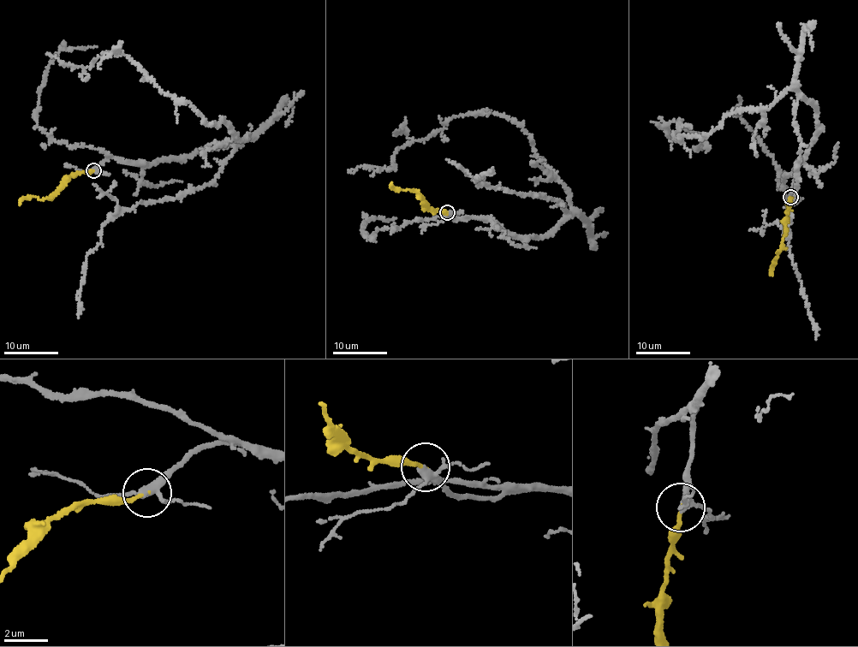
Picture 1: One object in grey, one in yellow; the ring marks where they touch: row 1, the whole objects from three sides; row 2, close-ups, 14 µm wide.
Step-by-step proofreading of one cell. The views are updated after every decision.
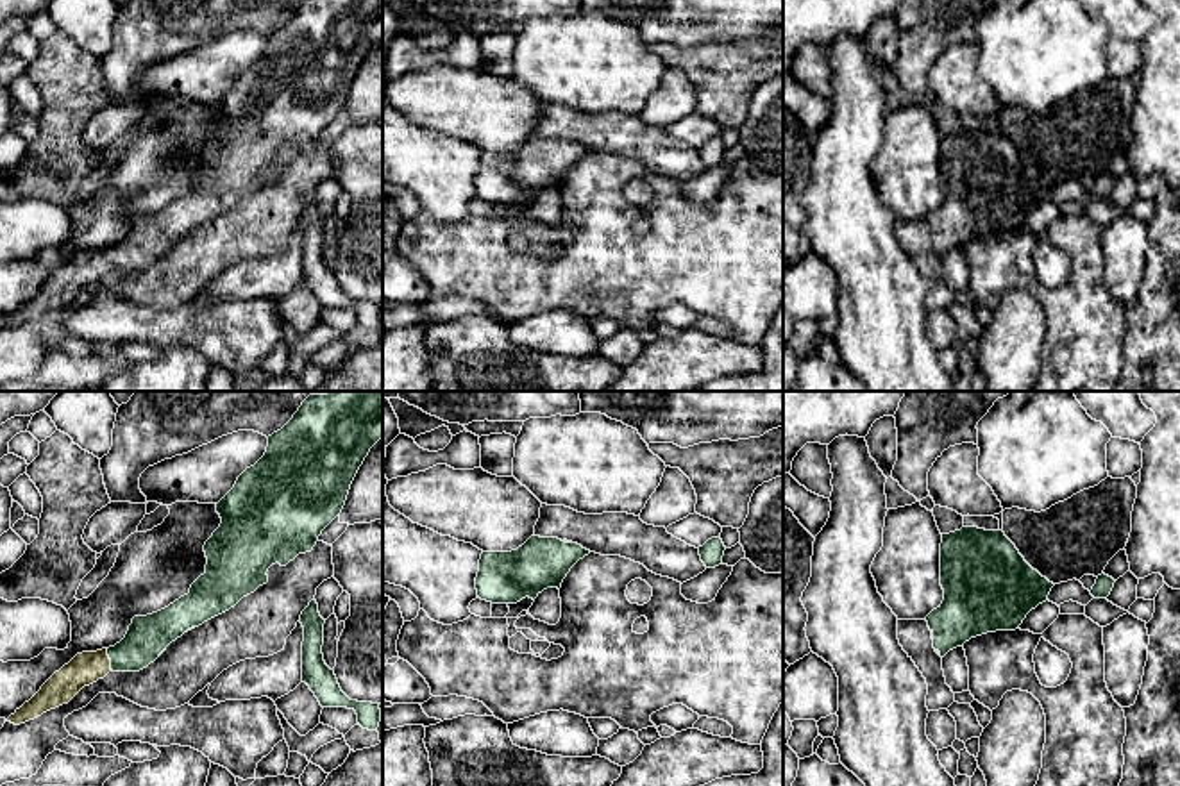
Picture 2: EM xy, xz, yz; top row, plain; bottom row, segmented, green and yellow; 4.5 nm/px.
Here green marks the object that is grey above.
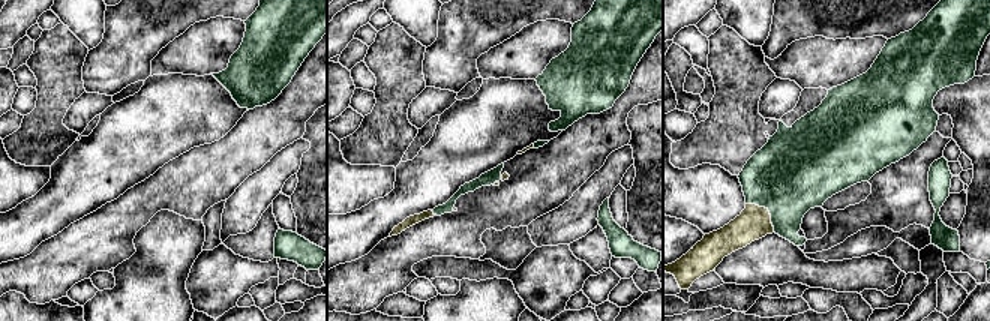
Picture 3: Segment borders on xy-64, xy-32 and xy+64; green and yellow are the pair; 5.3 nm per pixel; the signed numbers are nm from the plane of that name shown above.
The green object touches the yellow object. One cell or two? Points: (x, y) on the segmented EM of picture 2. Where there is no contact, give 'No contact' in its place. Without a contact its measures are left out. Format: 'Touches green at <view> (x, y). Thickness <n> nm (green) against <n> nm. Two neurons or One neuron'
Touches green at xy (111, 660). Thickness 190 nm (green) against 150 nm. One neuron

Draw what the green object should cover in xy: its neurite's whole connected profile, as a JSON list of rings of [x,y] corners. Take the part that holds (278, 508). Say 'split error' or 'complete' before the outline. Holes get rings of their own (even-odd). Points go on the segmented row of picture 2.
split error | [[[383,391],[309,395],[293,418],[268,436],[265,456],[216,504],[222,523],[204,545],[206,573],[191,584],[190,593],[157,613],[134,616],[125,638],[114,647],[77,654],[7,722],[20,725],[68,704],[84,686],[104,679],[111,670],[147,668],[184,632],[229,611],[266,584],[272,564],[286,566],[299,554],[311,552],[322,531],[341,513],[359,466],[381,438]]]

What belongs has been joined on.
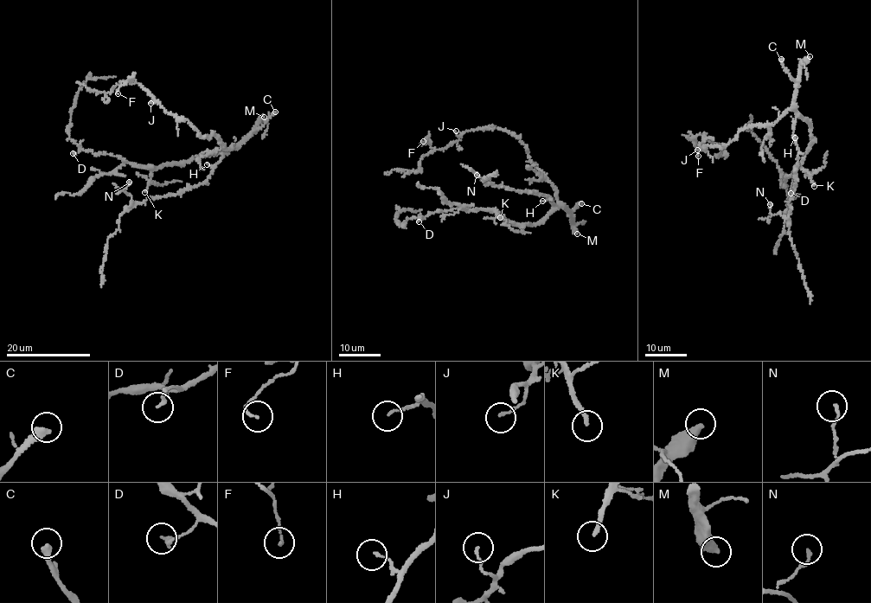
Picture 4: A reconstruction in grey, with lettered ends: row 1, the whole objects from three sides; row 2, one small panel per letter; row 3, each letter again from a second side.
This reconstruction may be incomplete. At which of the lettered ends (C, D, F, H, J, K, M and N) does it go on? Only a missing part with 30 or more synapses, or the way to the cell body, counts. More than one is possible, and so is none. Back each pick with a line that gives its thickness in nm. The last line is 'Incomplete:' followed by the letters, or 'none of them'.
K: 200 nm thick
M: 480 nm thick
Incomplete: K, M

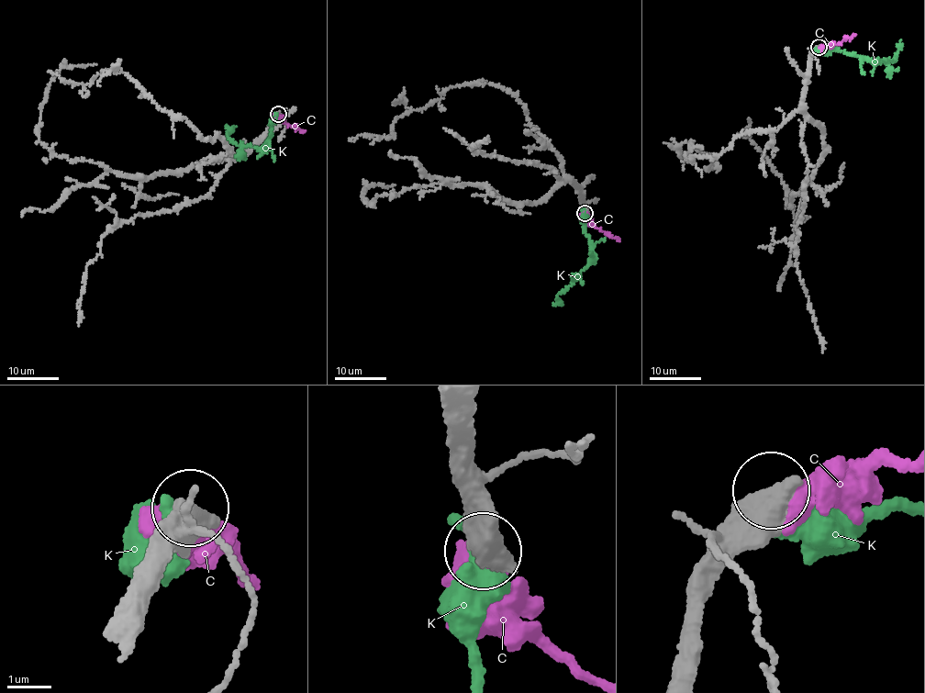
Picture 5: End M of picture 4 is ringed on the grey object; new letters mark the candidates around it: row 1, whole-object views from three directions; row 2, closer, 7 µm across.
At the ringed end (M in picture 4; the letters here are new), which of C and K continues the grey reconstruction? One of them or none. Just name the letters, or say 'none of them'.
none of them

